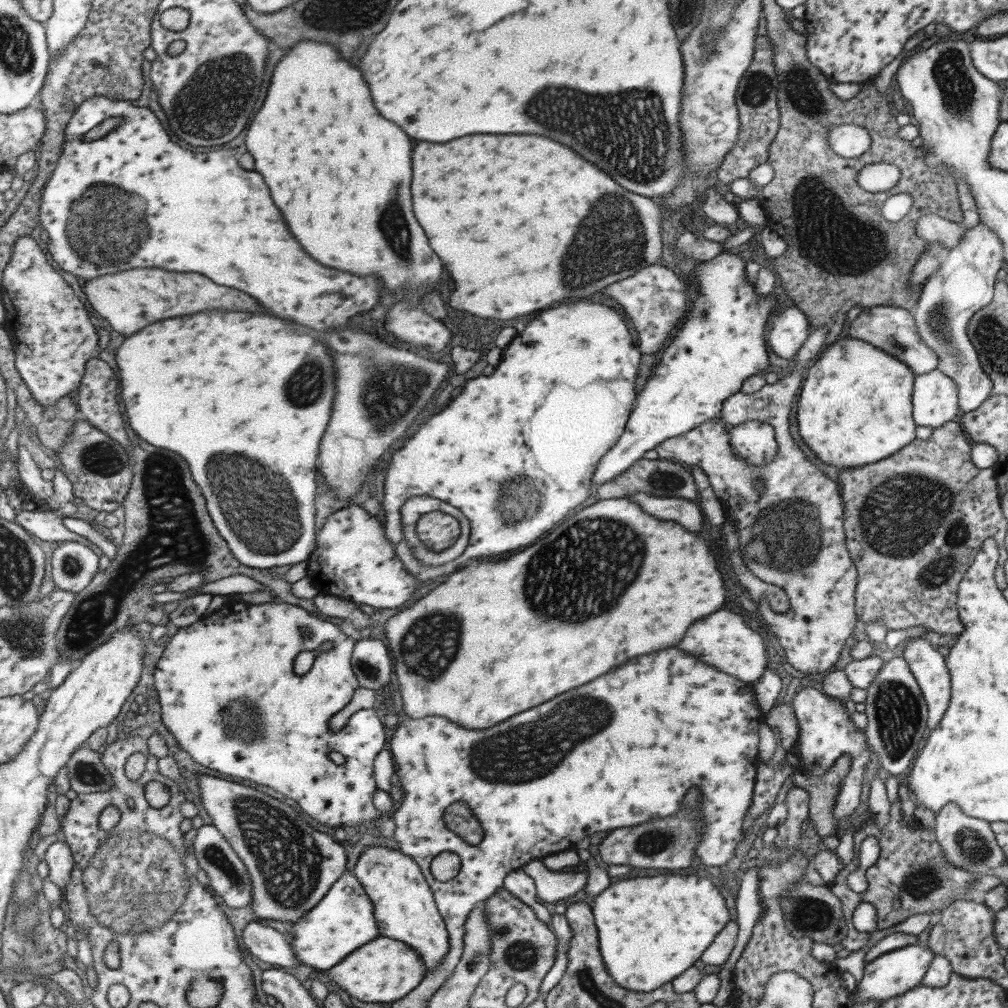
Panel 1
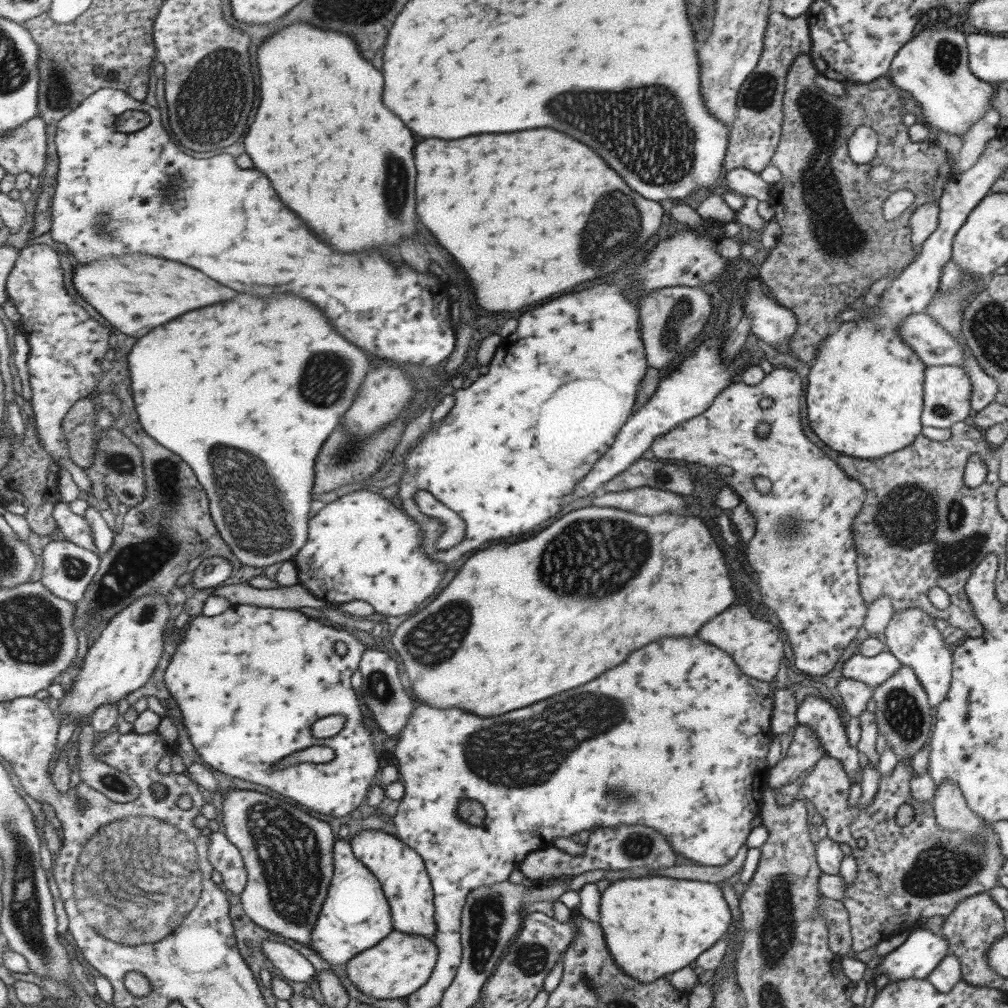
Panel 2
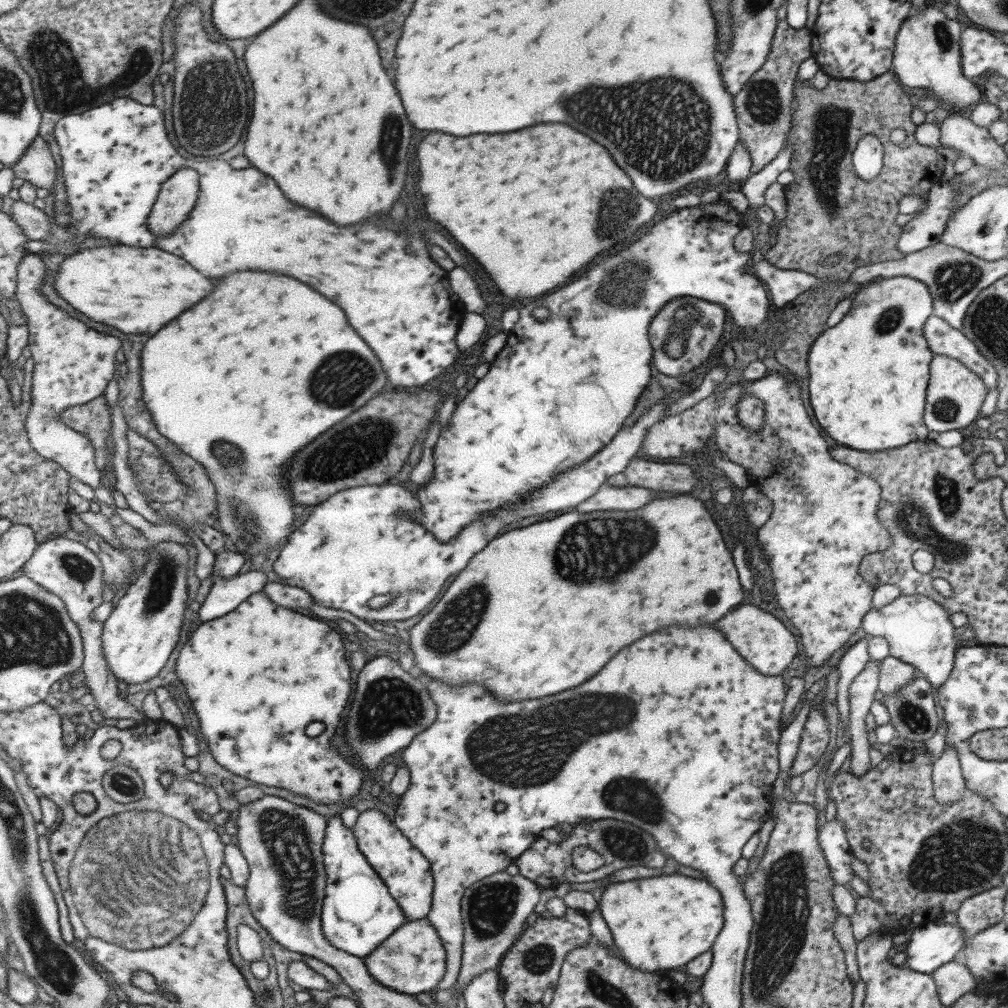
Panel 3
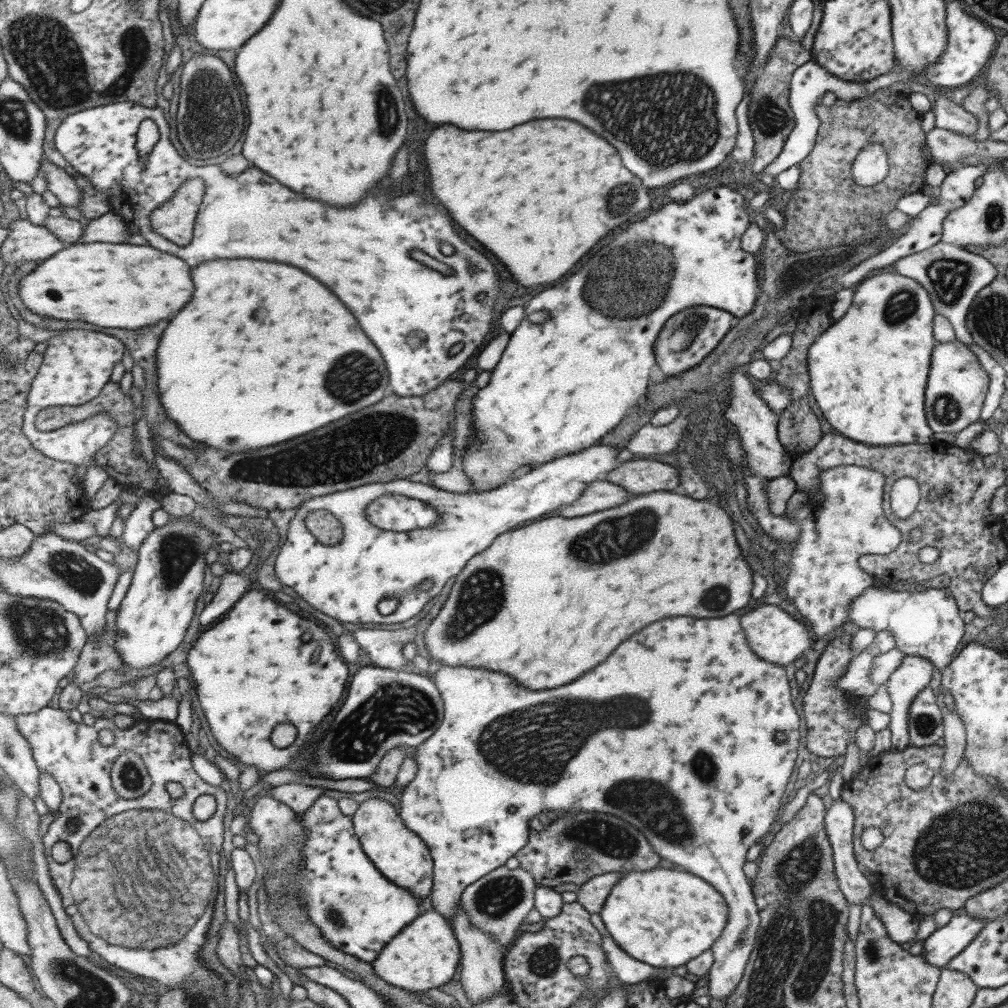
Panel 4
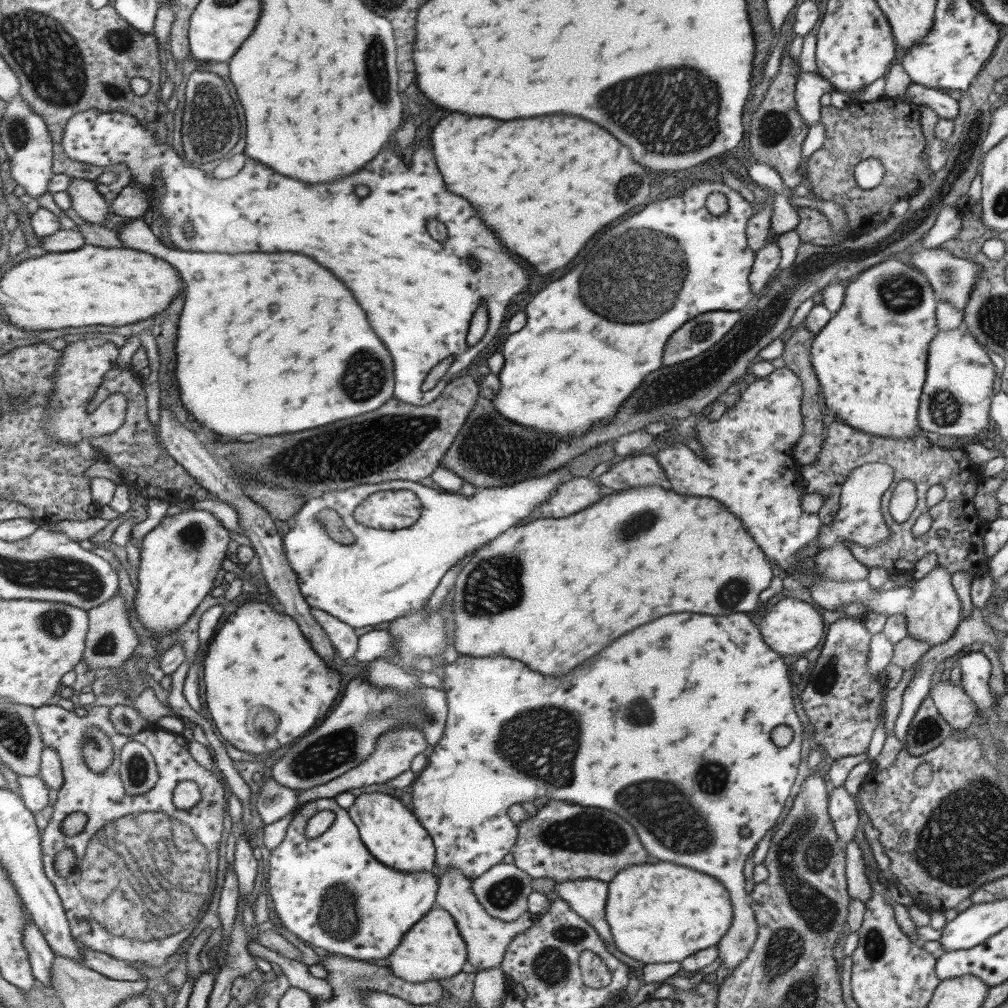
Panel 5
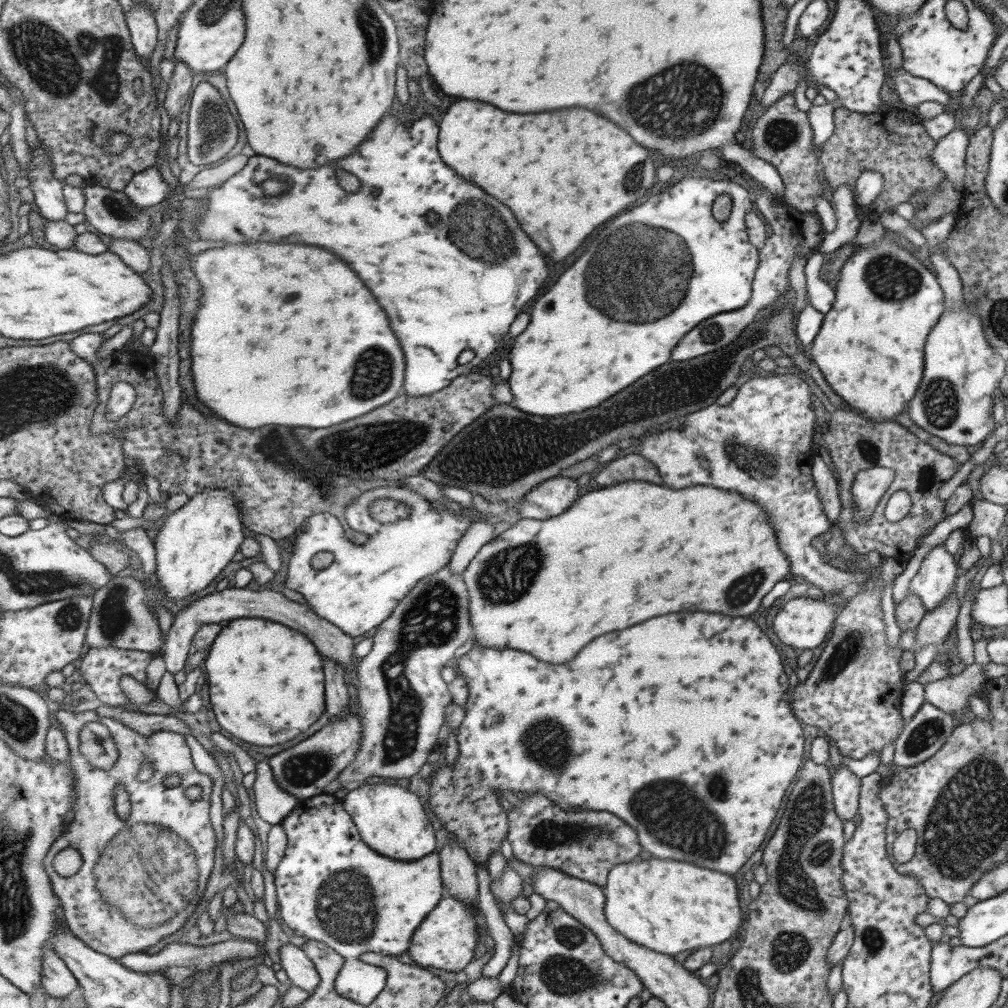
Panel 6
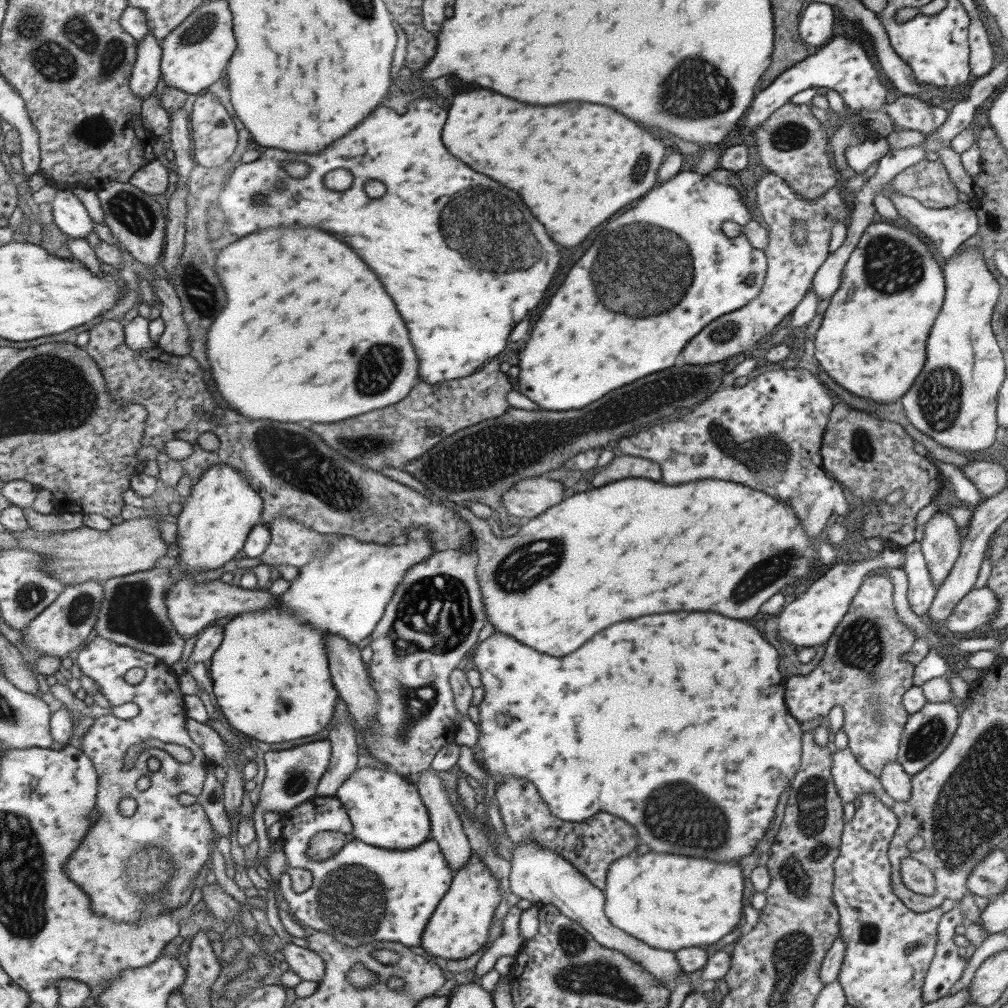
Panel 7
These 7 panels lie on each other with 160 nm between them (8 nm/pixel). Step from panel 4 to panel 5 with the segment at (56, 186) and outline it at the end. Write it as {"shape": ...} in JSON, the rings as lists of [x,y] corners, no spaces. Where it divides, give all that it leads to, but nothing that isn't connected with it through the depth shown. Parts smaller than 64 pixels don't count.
{"shape":[[[73,177],[66,192],[71,195],[72,208],[84,222],[103,226],[107,222],[107,216],[114,214],[113,204],[107,203],[107,199],[93,182]]]}

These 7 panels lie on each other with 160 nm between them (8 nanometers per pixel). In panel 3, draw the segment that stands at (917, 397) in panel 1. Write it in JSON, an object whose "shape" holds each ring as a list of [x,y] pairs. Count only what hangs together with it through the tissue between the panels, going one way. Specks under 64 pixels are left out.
{"shape":[[[933,354],[929,363],[928,381],[924,400],[922,421],[931,432],[961,430],[967,432],[967,425],[977,419],[983,402],[986,386],[971,369],[965,368],[958,360]]]}

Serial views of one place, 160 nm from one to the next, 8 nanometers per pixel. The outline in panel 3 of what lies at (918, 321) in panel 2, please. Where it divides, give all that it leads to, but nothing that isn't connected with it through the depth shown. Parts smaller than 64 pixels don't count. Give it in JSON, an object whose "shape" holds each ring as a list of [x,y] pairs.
{"shape":[[[931,314],[923,323],[922,335],[932,354],[958,360],[965,368],[971,369],[987,389],[996,388],[998,376],[993,365],[960,330],[951,328],[944,320]]]}

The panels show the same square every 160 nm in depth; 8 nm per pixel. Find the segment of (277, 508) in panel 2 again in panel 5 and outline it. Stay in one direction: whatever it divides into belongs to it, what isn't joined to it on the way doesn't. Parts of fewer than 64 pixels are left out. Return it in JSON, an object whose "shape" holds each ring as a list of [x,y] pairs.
{"shape":[[[139,217],[138,219],[134,219],[131,222],[127,222],[127,224],[123,224],[123,226],[117,226],[115,228],[117,231],[117,235],[119,235],[119,239],[122,240],[124,246],[128,246],[129,248],[134,248],[138,251],[148,252],[153,256],[158,256],[159,258],[165,259],[167,262],[170,262],[172,265],[177,267],[177,270],[180,272],[182,276],[182,280],[186,282],[186,290],[187,290],[187,302],[186,307],[183,309],[183,314],[181,322],[178,324],[178,342],[177,342],[177,353],[178,353],[178,368],[176,369],[176,373],[178,375],[178,385],[182,391],[182,401],[183,404],[186,405],[186,409],[193,413],[193,416],[197,420],[200,420],[202,426],[206,426],[212,432],[216,432],[217,435],[221,435],[221,437],[227,437],[231,440],[241,440],[245,441],[251,438],[257,438],[257,436],[273,436],[273,434],[289,434],[289,432],[299,432],[299,430],[307,430],[307,428],[317,428],[317,426],[323,426],[323,424],[331,424],[331,422],[335,422],[335,420],[345,420],[345,418],[351,418],[351,416],[357,416],[357,414],[363,414],[363,412],[369,412],[371,410],[375,410],[379,408],[381,404],[383,404],[387,399],[392,397],[392,390],[394,387],[394,378],[393,378],[393,365],[391,357],[385,348],[383,348],[383,344],[379,342],[379,338],[371,332],[371,328],[367,326],[367,320],[365,320],[365,314],[363,314],[363,310],[355,304],[355,300],[353,300],[353,296],[351,296],[351,292],[331,274],[331,272],[327,272],[327,270],[323,270],[321,266],[317,266],[313,260],[309,260],[307,256],[299,256],[299,254],[267,254],[267,252],[249,252],[249,254],[219,254],[219,252],[193,252],[189,250],[179,250],[177,248],[168,248],[164,246],[159,240],[157,240],[157,236],[153,234],[153,230],[149,228],[149,224],[145,222],[143,217]]]}

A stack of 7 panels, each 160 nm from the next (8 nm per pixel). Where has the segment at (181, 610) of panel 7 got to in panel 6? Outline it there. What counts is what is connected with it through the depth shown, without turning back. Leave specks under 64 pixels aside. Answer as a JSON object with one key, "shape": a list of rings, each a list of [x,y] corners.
{"shape":[[[231,587],[223,591],[216,590],[210,595],[205,595],[185,607],[175,615],[170,630],[167,633],[167,646],[163,654],[166,670],[172,675],[183,671],[185,664],[189,661],[193,638],[201,624],[219,623],[232,621],[241,618],[263,617],[275,620],[279,624],[287,625],[289,628],[303,632],[314,644],[323,658],[335,662],[341,670],[349,673],[353,670],[353,638],[344,633],[339,627],[331,624],[323,617],[317,616],[307,605],[302,605],[283,597],[281,593],[265,589],[263,591],[253,591],[249,589]]]}

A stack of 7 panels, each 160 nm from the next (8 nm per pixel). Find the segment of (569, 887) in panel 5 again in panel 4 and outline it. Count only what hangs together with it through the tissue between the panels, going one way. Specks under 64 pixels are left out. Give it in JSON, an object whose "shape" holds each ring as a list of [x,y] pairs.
{"shape":[[[608,872],[591,877],[580,885],[576,897],[579,903],[589,915],[599,914],[602,904],[605,902],[611,887],[621,878],[620,872]]]}

